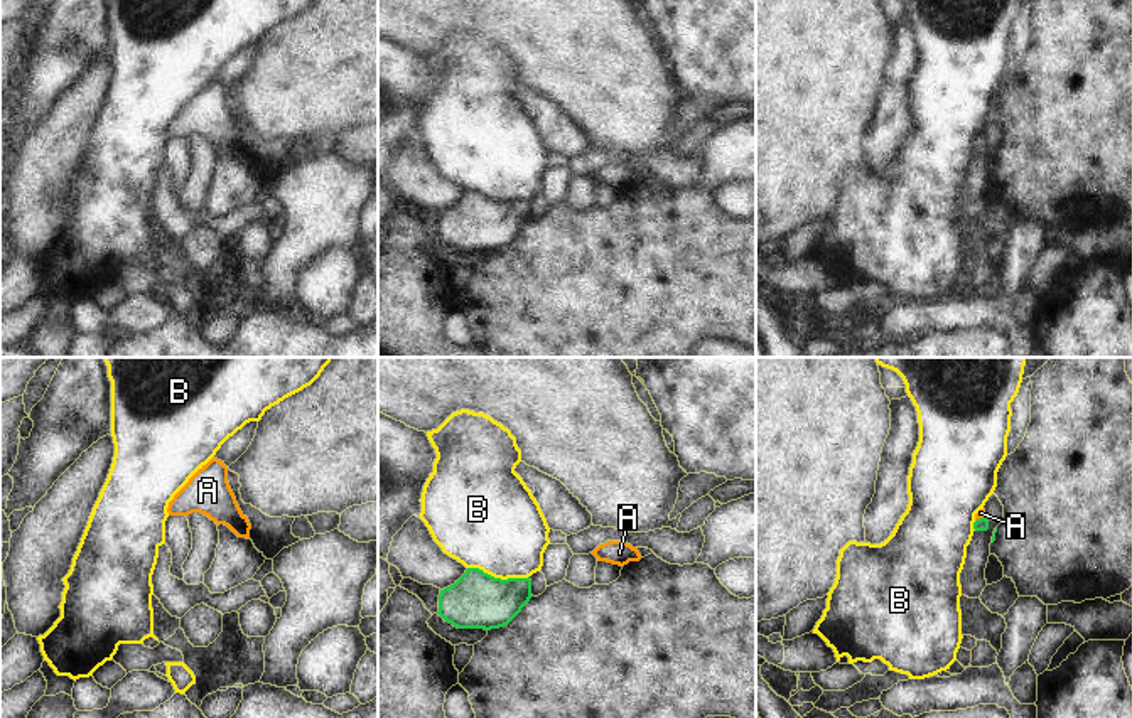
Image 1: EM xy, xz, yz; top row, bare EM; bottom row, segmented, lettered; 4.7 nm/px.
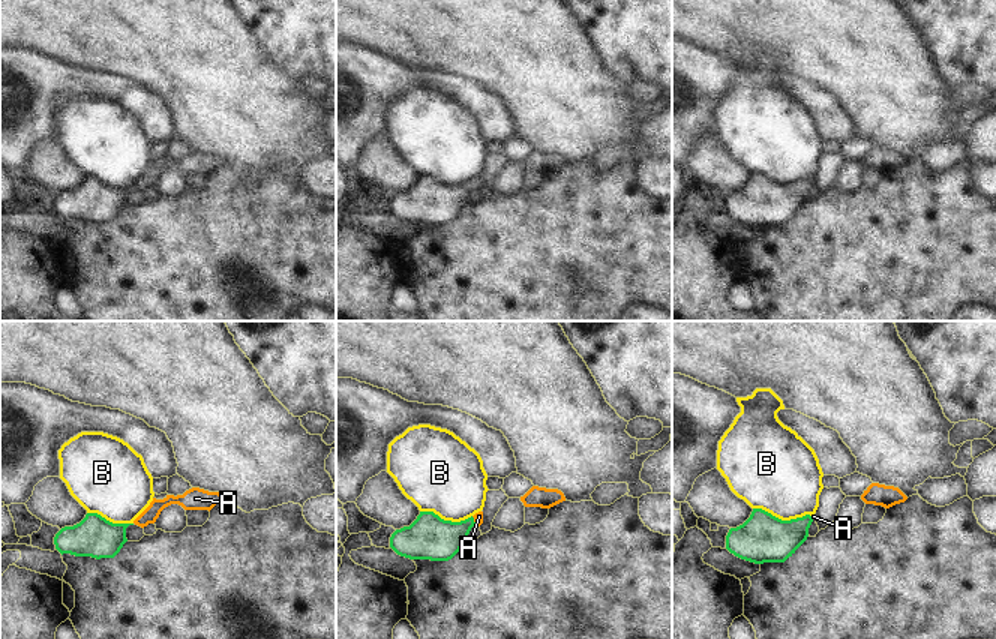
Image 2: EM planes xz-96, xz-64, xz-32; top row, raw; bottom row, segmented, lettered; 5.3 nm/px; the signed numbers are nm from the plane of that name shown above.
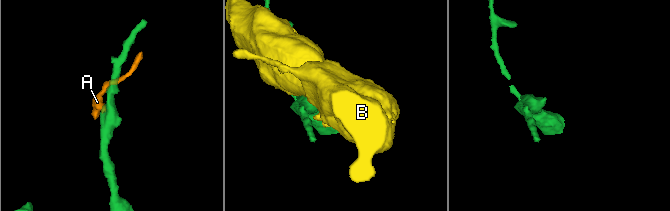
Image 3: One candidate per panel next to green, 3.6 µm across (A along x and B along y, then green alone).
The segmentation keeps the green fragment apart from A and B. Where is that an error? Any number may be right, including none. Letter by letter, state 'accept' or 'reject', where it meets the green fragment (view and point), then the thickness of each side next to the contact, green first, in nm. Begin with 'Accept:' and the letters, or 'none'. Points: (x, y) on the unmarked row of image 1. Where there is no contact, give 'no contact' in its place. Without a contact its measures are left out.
Accept: A
A: accept | yz (981, 140) | 60/40 nm
B: reject | xz (498, 201) | 280/440 nm

